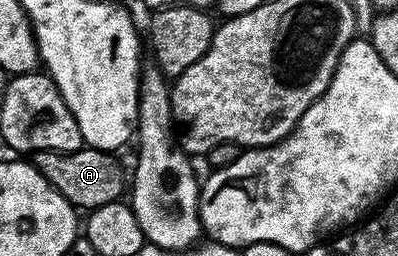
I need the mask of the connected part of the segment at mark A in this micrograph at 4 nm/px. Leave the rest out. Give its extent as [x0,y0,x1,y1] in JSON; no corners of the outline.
[34,145,126,212]

